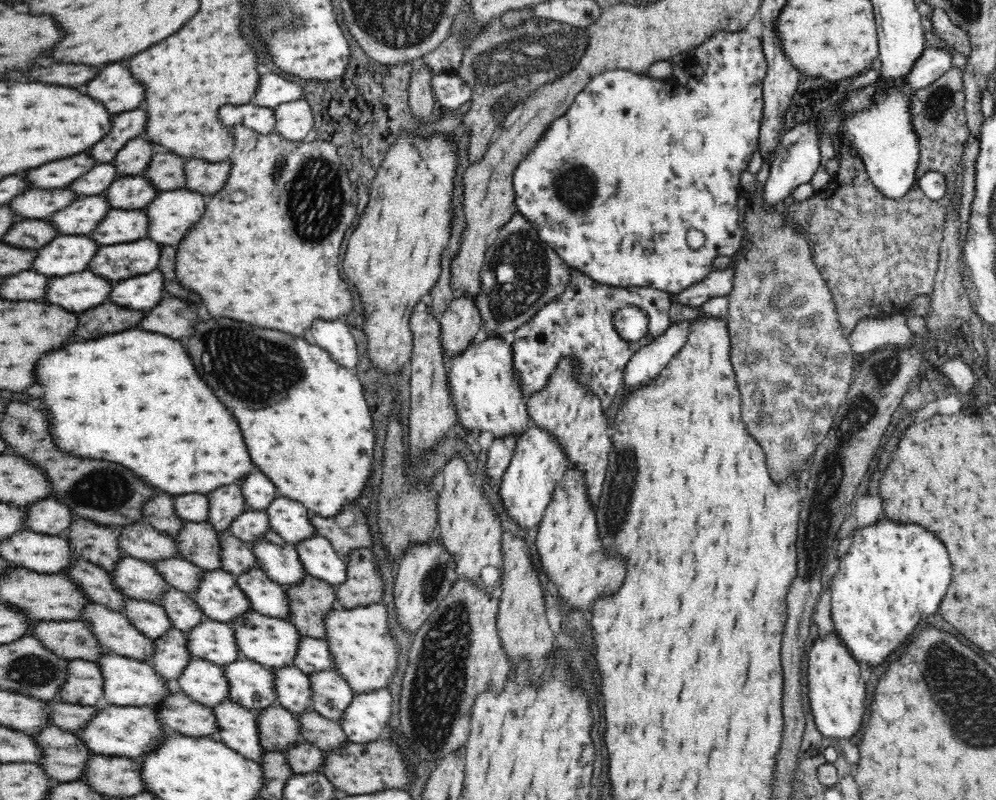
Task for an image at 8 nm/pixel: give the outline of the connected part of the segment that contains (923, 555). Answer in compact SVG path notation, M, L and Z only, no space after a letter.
M888 518L855 530L852 545L839 559L838 572L830 582L834 633L844 640L858 662L870 666L882 664L902 642L912 638L920 620L938 610L952 578L946 546L932 532L926 532L920 524L898 524Z

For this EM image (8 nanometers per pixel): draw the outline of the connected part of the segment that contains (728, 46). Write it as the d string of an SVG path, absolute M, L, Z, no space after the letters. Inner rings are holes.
M721 31L714 33L712 38L708 38L704 44L700 44L698 48L692 48L689 54L689 63L685 67L686 72L689 73L689 81L687 85L680 86L673 78L668 79L654 79L645 74L634 74L629 70L614 69L603 72L593 79L575 96L574 102L570 105L570 108L566 111L566 114L559 116L556 120L553 120L548 128L542 133L542 136L538 139L538 142L531 148L531 151L524 160L516 167L516 171L513 174L512 184L515 194L515 205L517 211L538 231L540 238L548 243L560 258L565 262L569 268L575 268L583 272L584 275L589 276L592 280L595 280L598 284L607 284L607 286L616 286L620 288L629 288L634 286L655 288L656 290L662 290L672 295L679 295L680 292L686 290L689 286L702 282L710 272L712 272L713 262L718 256L732 257L741 246L741 240L743 239L742 230L738 226L738 195L742 192L740 187L740 175L747 170L752 153L759 147L759 130L761 129L761 122L763 120L763 80L767 71L767 60L763 51L763 42L760 37L754 37L748 34L748 32L726 32ZM690 230L700 230L705 236L705 243L701 248L692 249L686 241L686 234Z

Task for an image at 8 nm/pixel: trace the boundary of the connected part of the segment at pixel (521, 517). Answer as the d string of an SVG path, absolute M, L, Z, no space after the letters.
M531 425L519 436L514 456L499 483L499 495L509 518L526 530L538 526L552 501L556 485L568 469L568 457L558 439L550 432Z

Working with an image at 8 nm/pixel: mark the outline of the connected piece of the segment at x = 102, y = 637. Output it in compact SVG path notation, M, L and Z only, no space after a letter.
M91 601L82 610L82 620L90 623L98 642L115 654L148 663L154 642L124 615Z

